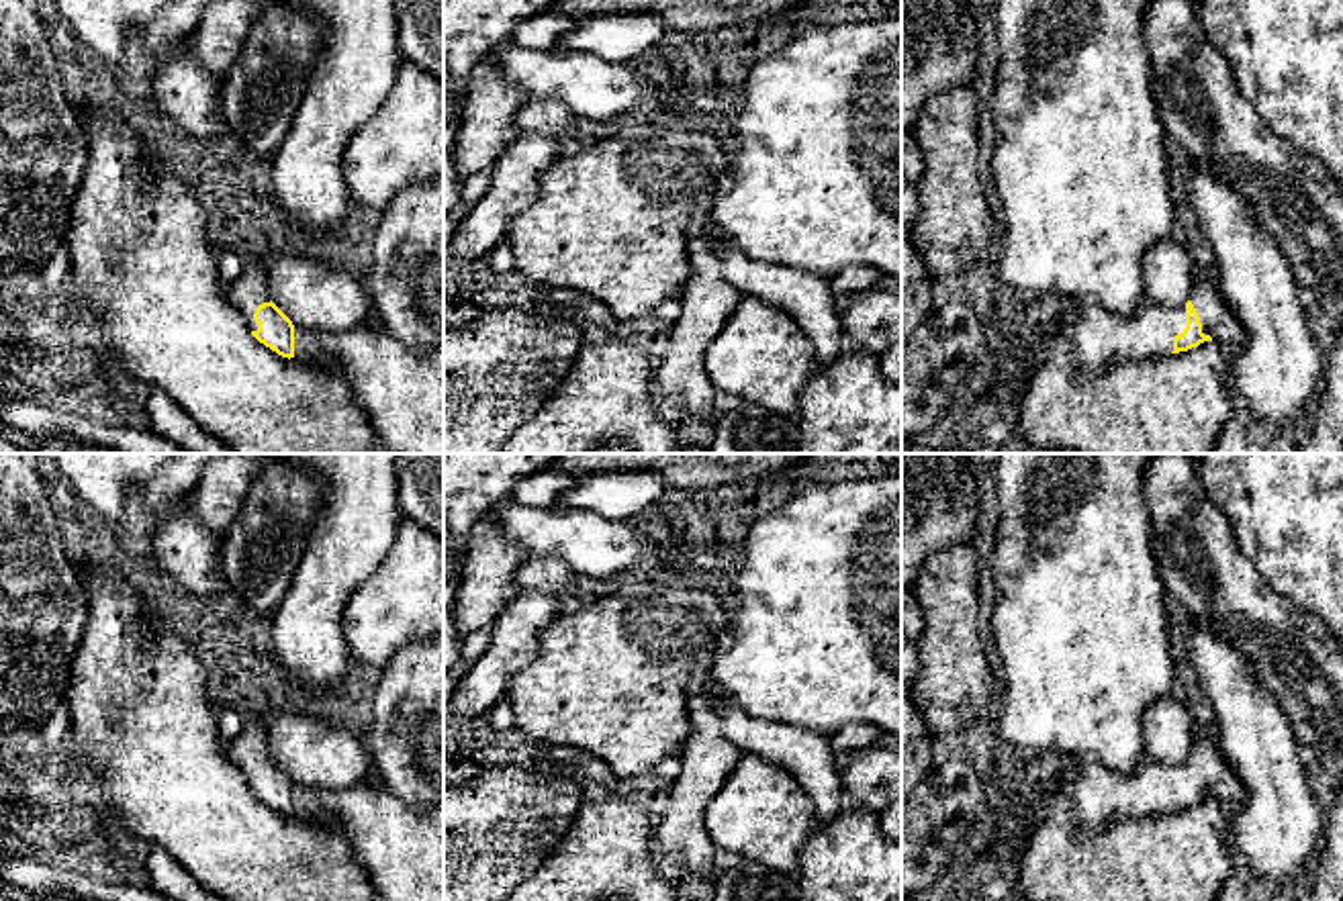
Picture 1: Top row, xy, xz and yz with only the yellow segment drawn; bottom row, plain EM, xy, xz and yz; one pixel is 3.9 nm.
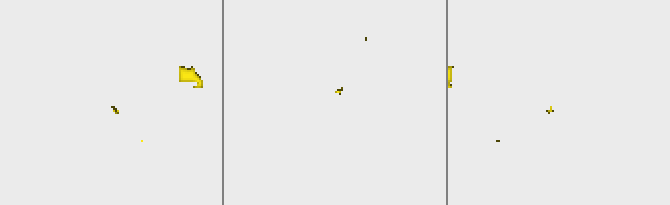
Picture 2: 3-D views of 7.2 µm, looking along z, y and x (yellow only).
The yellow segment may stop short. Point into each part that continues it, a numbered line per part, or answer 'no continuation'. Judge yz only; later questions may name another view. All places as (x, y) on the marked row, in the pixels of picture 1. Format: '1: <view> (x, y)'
1: yz (1096, 336)

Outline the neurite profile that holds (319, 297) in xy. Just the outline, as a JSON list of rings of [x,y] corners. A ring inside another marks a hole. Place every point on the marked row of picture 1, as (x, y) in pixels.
[[[296,253],[266,255],[258,264],[266,270],[270,300],[294,329],[348,331],[372,311],[364,278],[333,264]]]

